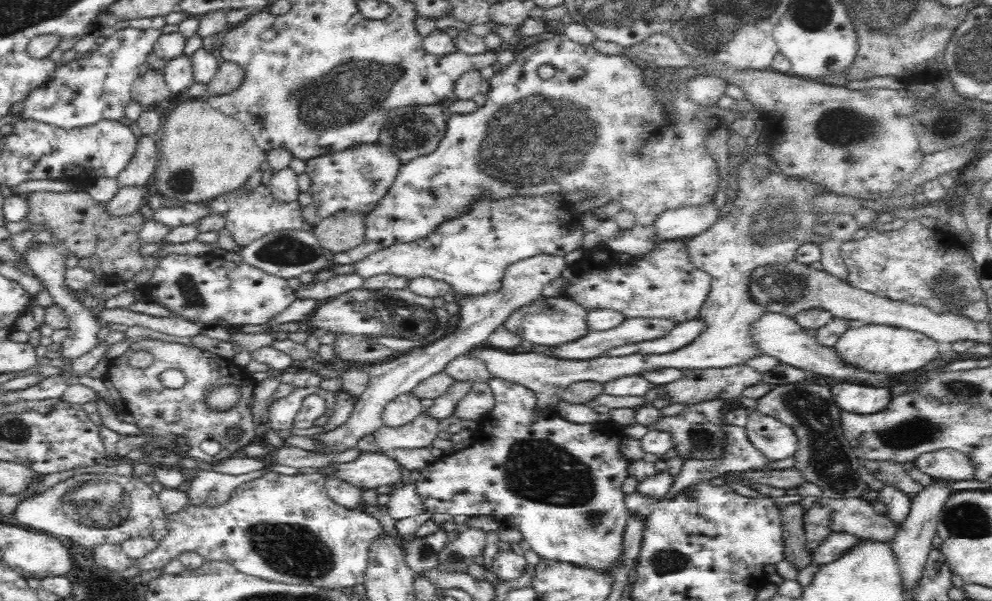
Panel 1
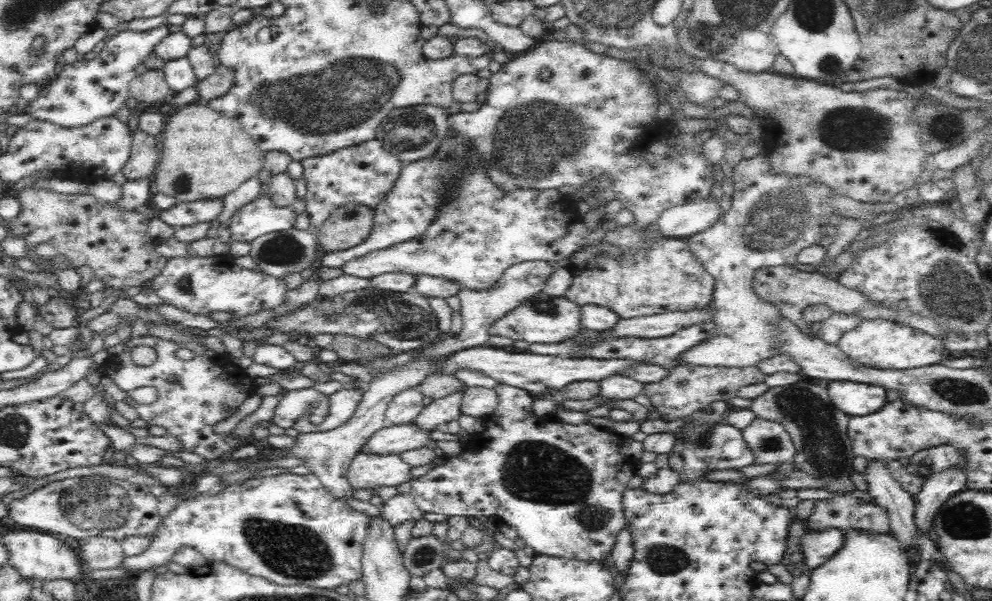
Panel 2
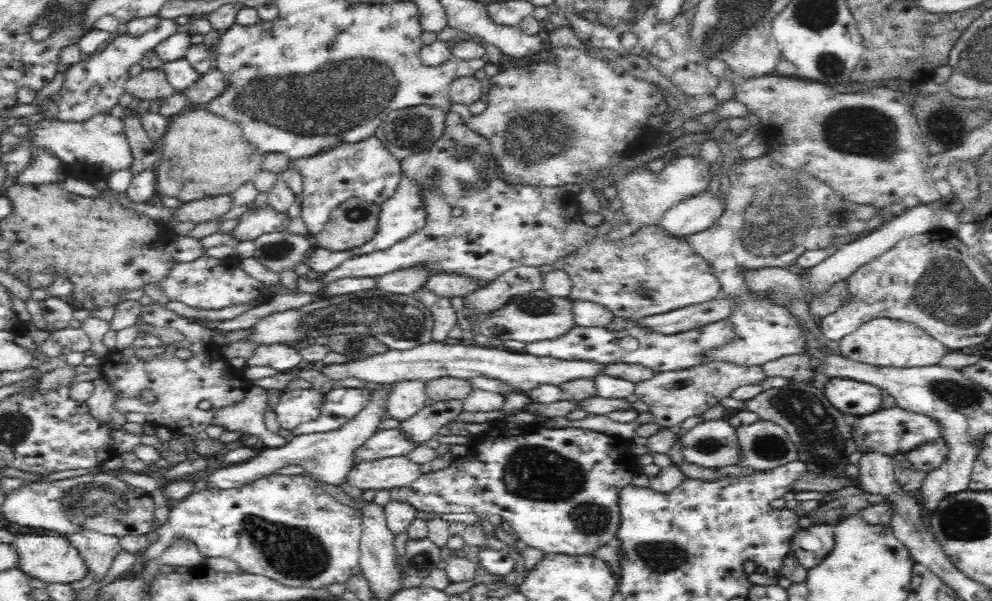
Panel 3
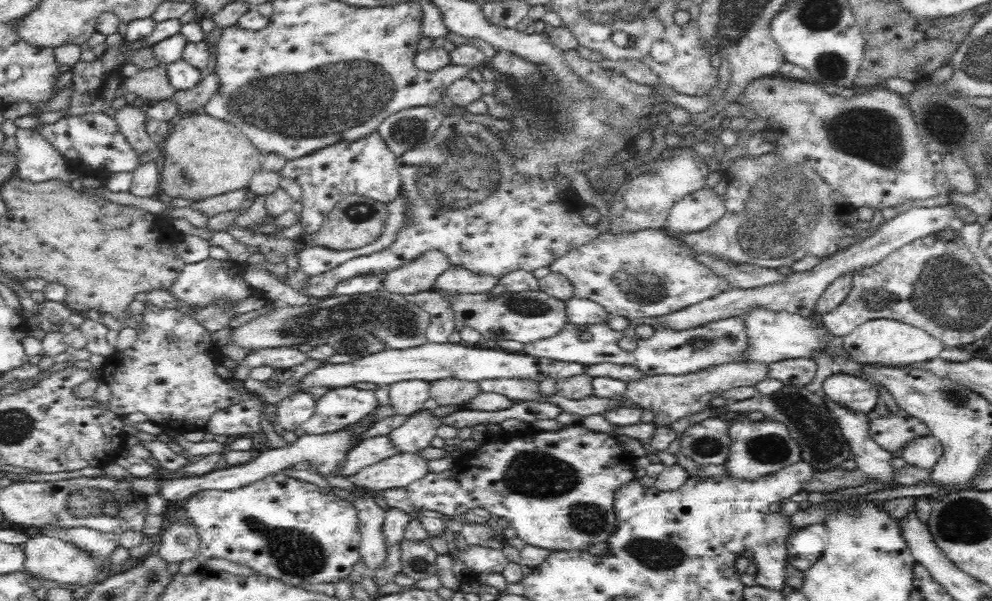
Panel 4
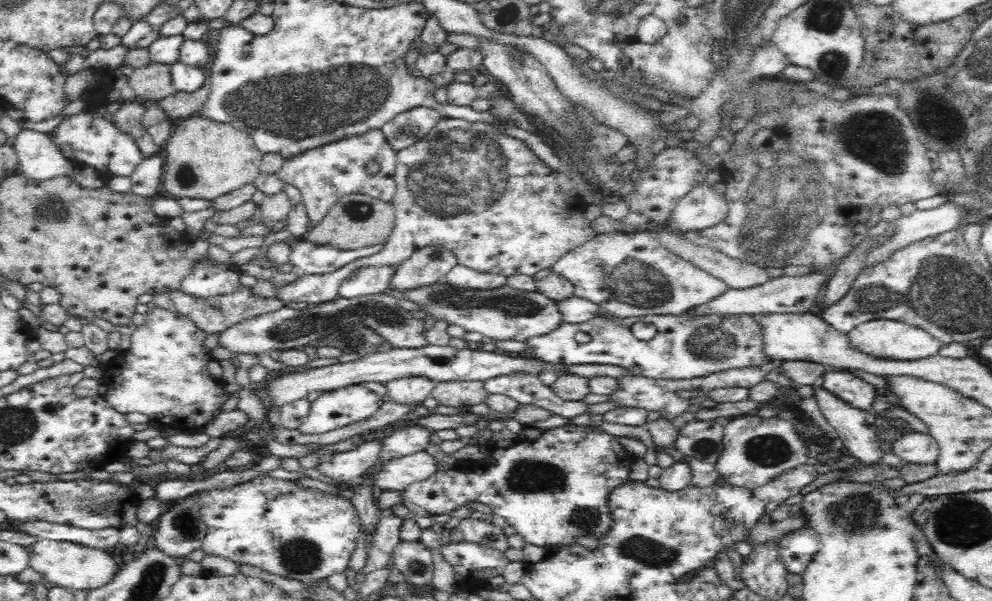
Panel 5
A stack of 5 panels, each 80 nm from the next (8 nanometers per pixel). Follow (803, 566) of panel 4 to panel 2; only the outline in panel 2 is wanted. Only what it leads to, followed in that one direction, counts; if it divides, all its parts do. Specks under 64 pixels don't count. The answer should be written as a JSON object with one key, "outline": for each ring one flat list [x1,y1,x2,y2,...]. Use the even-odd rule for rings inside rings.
{"outline":[[840,528,807,530,800,536,800,553,810,570,829,561,844,542,844,531]]}

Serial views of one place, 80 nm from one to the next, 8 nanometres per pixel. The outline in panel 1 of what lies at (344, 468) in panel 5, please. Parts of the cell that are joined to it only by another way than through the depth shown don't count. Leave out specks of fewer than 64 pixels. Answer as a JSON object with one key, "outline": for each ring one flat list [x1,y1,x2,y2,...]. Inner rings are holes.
{"outline":[[423,413,403,427,390,428,384,425,373,432,372,436,380,449,378,452,391,454,396,449,431,447,438,431,438,421]]}

